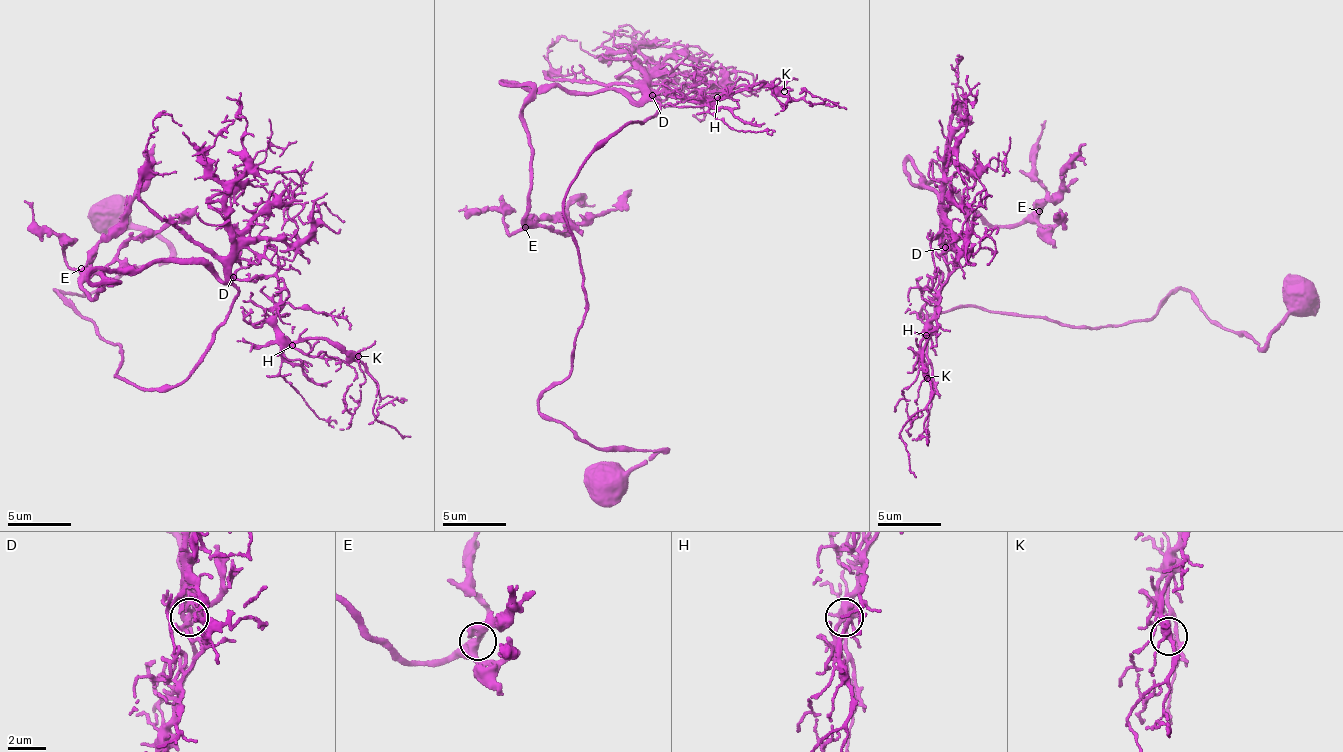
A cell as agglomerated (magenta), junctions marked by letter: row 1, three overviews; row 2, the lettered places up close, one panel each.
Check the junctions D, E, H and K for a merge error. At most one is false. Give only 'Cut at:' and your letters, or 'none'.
Cut at: D

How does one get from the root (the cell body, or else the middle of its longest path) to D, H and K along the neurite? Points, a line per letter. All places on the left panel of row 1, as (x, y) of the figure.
D: (113, 217), (164, 261), (54, 289), (135, 388), (187, 377), (234, 275)
H: (113, 217), (164, 261), (54, 289), (119, 344), (119, 380), (184, 380), (237, 279), (291, 346)
K: (113, 217), (164, 261), (54, 289), (119, 344), (119, 380), (184, 380), (237, 279), (291, 342), (358, 356)

